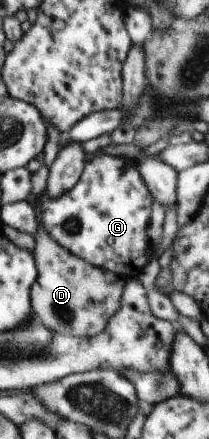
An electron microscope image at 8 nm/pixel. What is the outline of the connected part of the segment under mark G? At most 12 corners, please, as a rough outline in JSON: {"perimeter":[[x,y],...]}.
{"perimeter":[[102,154],[35,216],[67,252],[133,280],[152,193]]}

